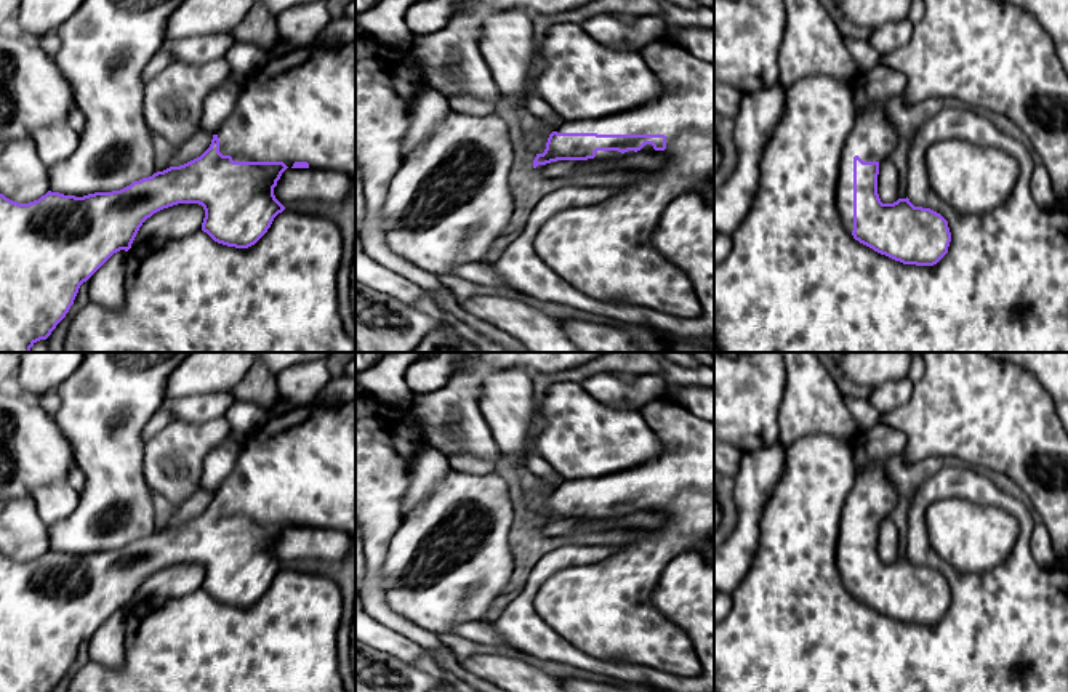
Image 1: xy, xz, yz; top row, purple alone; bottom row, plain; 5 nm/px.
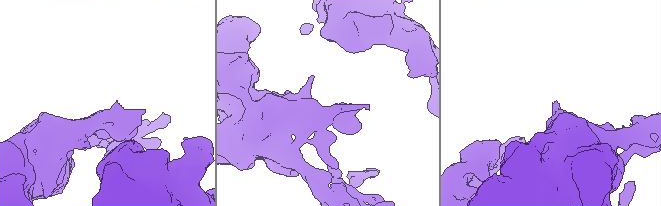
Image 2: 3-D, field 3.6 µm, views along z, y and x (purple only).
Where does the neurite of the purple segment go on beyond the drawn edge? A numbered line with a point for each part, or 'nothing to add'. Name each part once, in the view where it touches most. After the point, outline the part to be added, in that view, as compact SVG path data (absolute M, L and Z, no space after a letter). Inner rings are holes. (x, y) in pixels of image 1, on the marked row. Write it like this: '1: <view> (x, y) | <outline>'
1: xz (604, 250) | M664 38L648 43L640 53L660 80L661 95L656 99L610 117L564 120L556 131L664 135L664 151L655 151L652 144L637 151L663 155L664 163L644 170L642 179L615 191L600 203L554 215L538 231L535 250L552 271L589 296L693 317L700 314L701 304L692 282L652 247L652 234L668 203L681 194L698 192L706 181L714 181L714 62L706 62ZM597 151L588 160L620 160L637 152Z

